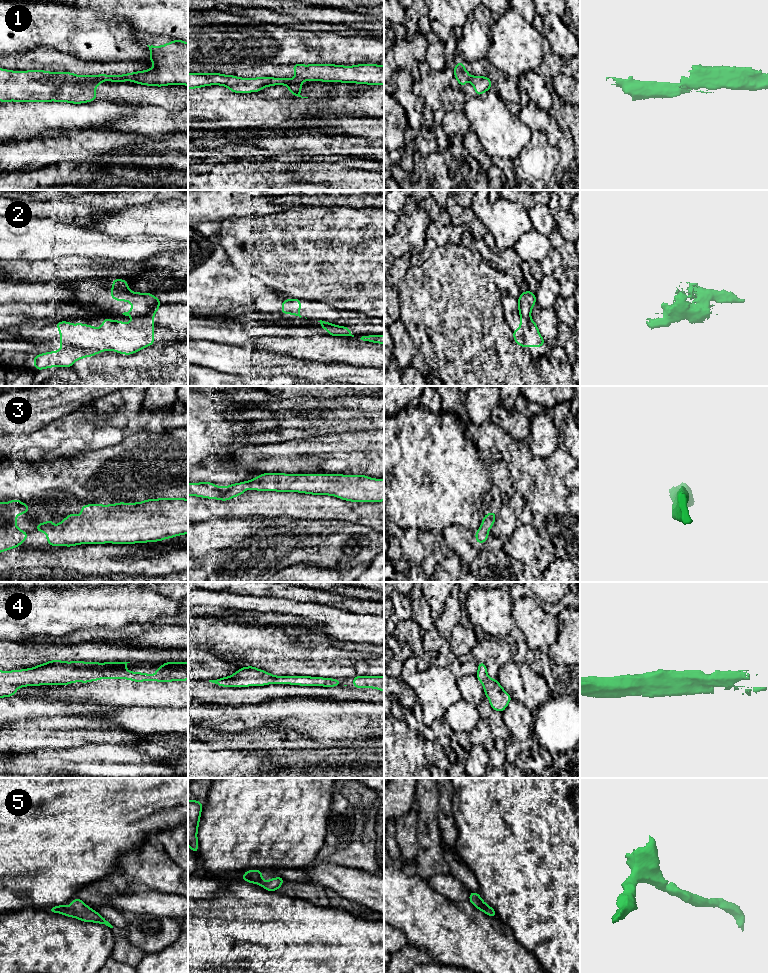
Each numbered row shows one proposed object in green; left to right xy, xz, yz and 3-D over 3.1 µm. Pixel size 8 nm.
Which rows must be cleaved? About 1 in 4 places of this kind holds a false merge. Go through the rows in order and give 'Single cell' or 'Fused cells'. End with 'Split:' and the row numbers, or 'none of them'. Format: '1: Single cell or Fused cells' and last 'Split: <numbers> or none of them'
1: Fused cells
2: Fused cells
3: Single cell
4: Single cell
5: Single cell
Split: 1, 2

